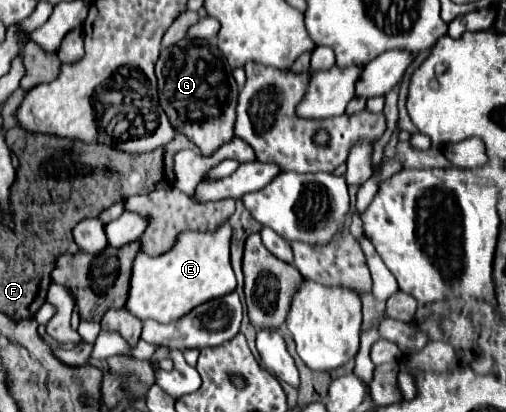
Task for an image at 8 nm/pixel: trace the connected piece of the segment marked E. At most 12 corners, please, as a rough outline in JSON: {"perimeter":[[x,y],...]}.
{"perimeter":[[231,226],[139,252],[125,308],[171,322],[233,292]]}

